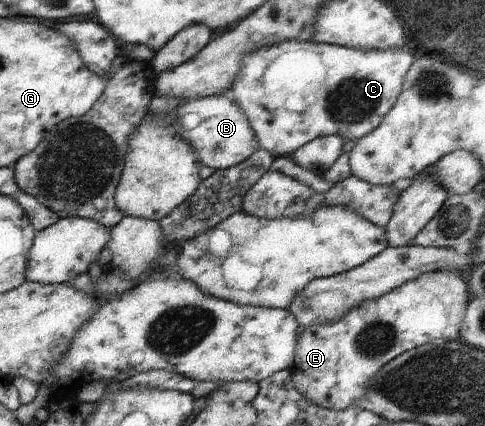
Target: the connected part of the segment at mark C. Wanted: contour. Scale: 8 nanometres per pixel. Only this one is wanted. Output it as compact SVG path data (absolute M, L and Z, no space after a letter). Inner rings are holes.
M285 40L245 56L245 60L241 60L241 74L225 95L247 116L259 147L272 152L275 158L290 157L300 146L317 138L337 135L344 142L354 144L373 132L397 102L413 60L407 47L401 50L357 50L312 40Z

